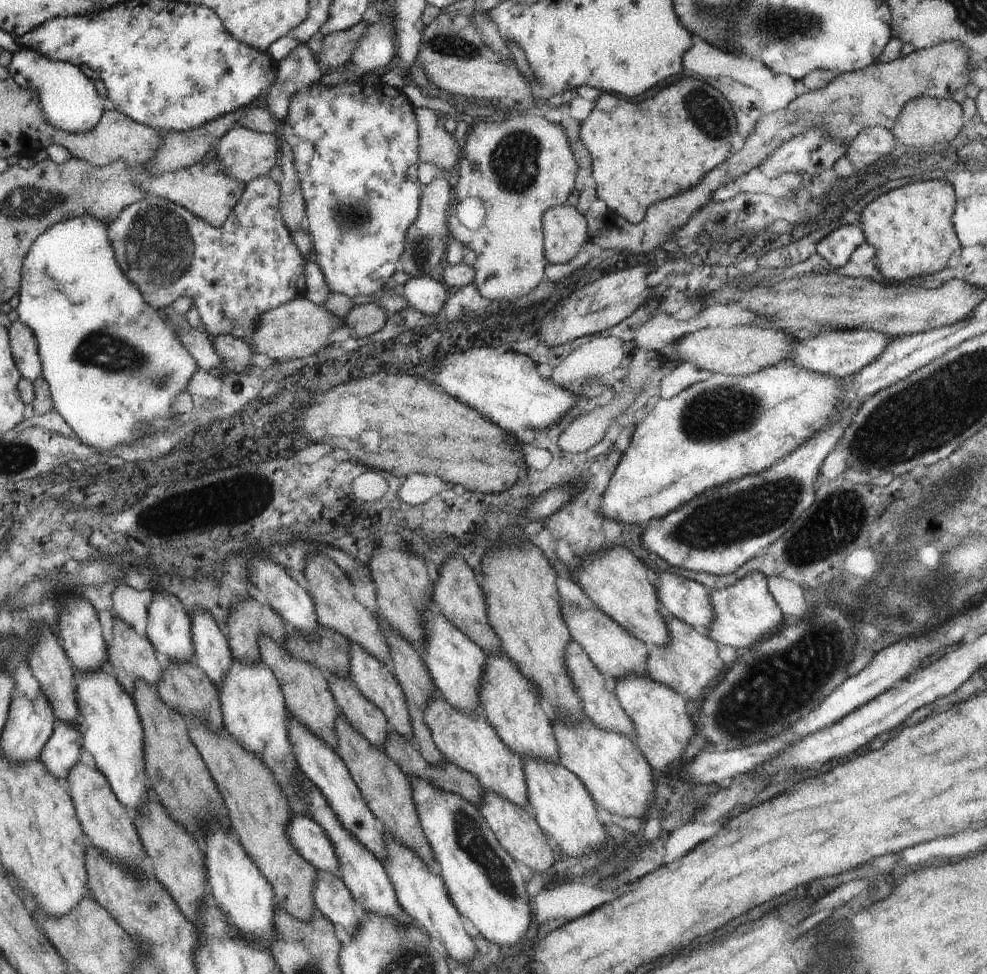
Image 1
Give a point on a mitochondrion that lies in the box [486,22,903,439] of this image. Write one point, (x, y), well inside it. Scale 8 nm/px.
(709, 113)

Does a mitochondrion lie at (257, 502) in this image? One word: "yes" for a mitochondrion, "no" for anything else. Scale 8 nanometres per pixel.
yes

